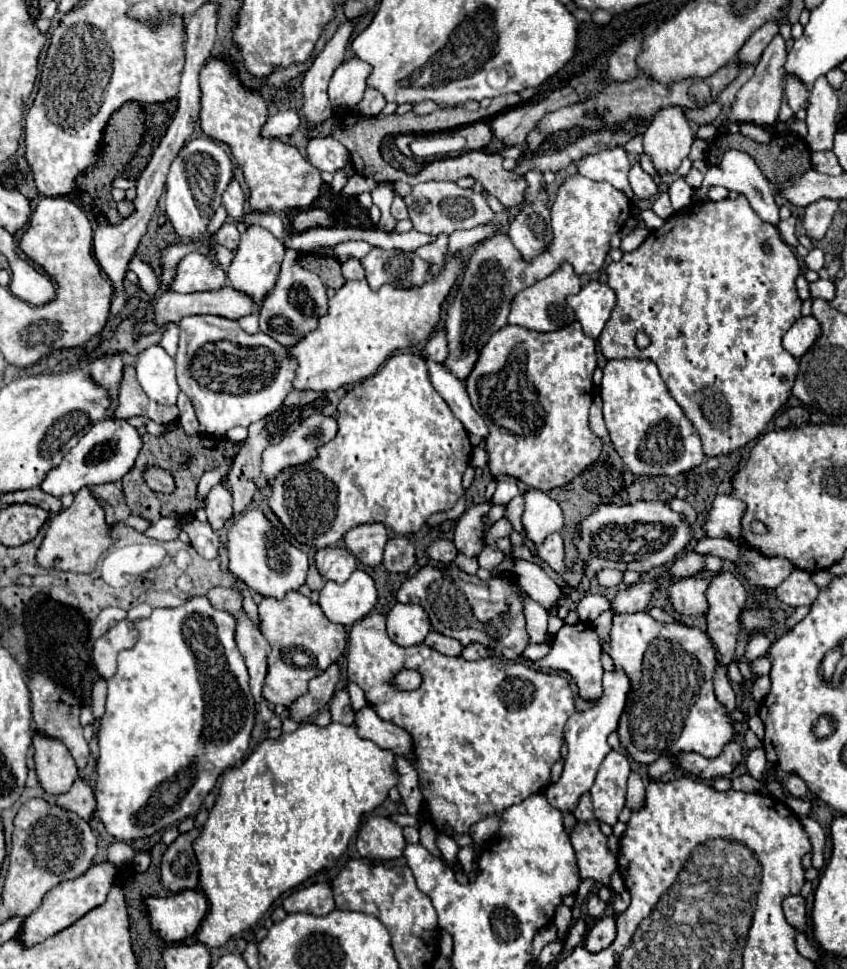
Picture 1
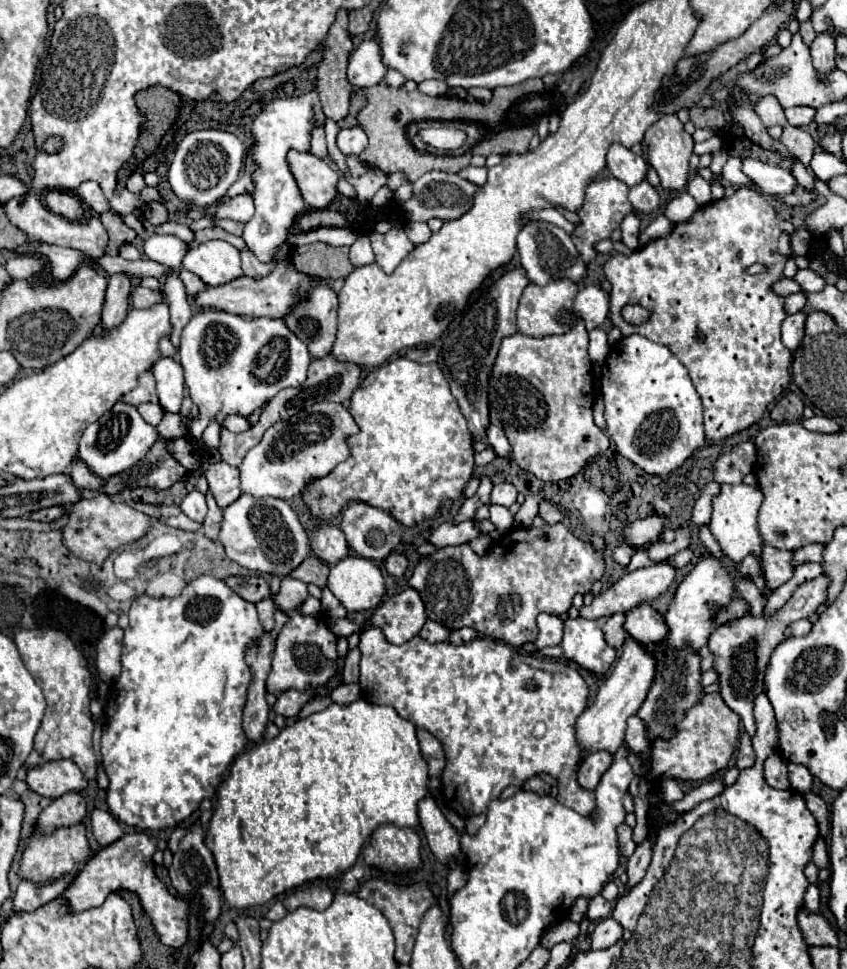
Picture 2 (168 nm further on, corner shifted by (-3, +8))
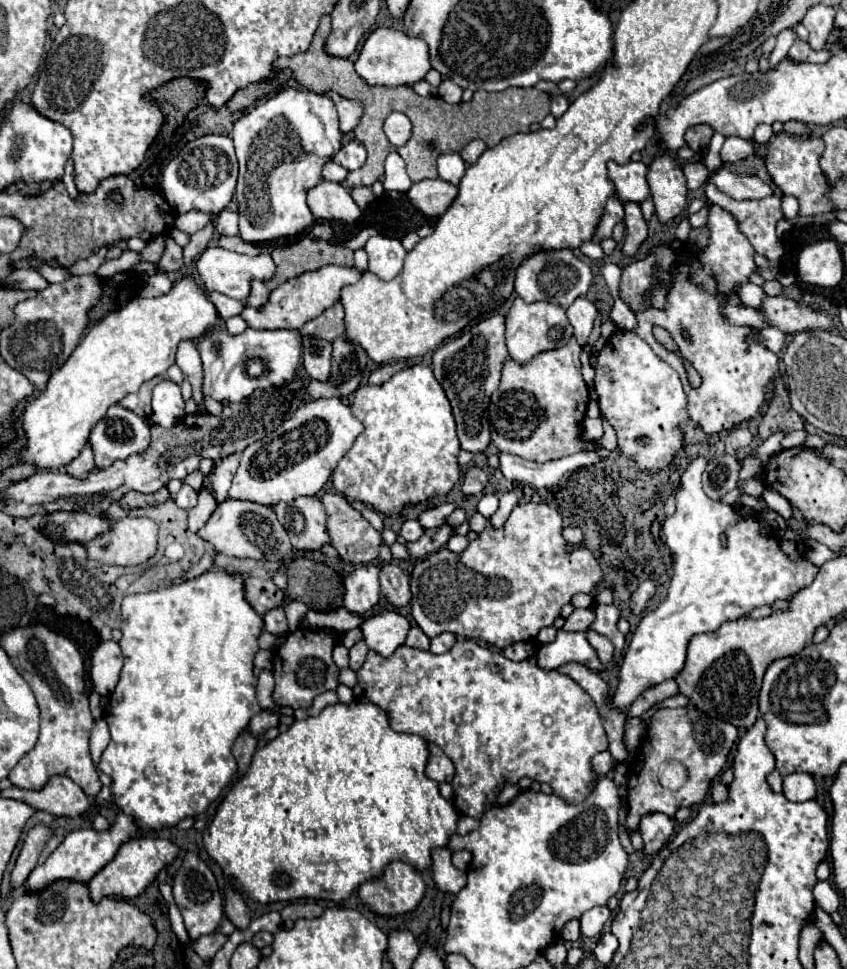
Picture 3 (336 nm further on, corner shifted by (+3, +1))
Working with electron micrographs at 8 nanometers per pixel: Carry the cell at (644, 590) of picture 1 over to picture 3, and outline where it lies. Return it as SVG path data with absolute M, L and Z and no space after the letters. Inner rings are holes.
M592 607L574 609L574 613L566 619L562 629L566 629L566 631L588 631L588 627L592 625L594 619L596 619L596 615L592 613Z

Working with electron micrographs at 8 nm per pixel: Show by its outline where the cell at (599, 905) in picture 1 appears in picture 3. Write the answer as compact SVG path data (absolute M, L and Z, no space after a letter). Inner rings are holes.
M594 907L590 911L586 911L580 917L580 927L582 927L582 935L586 937L598 937L602 933L604 923L610 919L610 911L608 907Z

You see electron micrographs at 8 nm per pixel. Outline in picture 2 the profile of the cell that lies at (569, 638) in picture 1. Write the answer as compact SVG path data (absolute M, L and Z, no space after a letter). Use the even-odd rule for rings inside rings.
M582 616L564 620L564 638L558 646L542 648L538 654L544 658L560 658L574 660L578 666L604 674L616 660L616 650L608 646L604 640L602 626L606 624L606 616L598 620L586 620Z

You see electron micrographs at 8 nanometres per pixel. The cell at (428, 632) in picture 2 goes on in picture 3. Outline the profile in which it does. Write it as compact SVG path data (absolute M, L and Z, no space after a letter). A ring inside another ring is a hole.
M414 625L404 641L408 647L416 647L416 649L428 649L430 647L430 639L422 633L422 629L418 625Z

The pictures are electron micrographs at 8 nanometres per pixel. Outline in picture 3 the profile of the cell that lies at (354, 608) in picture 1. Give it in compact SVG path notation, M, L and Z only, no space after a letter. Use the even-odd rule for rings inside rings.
M360 565L344 575L344 609L356 615L368 613L378 603L378 565Z

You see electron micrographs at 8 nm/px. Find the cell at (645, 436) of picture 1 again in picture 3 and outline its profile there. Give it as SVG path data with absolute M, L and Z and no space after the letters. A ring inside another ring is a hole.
M618 329L608 339L606 347L598 355L598 363L596 363L596 385L594 385L594 389L598 393L600 415L616 431L620 455L624 459L636 463L636 467L642 473L658 473L658 471L666 469L672 463L672 459L676 457L676 453L684 445L682 427L690 419L688 417L688 397L686 397L686 393L682 389L682 383L678 379L678 373L668 363L660 361L660 357L656 357L656 353L652 351L652 347L644 339L640 339L636 333Z

